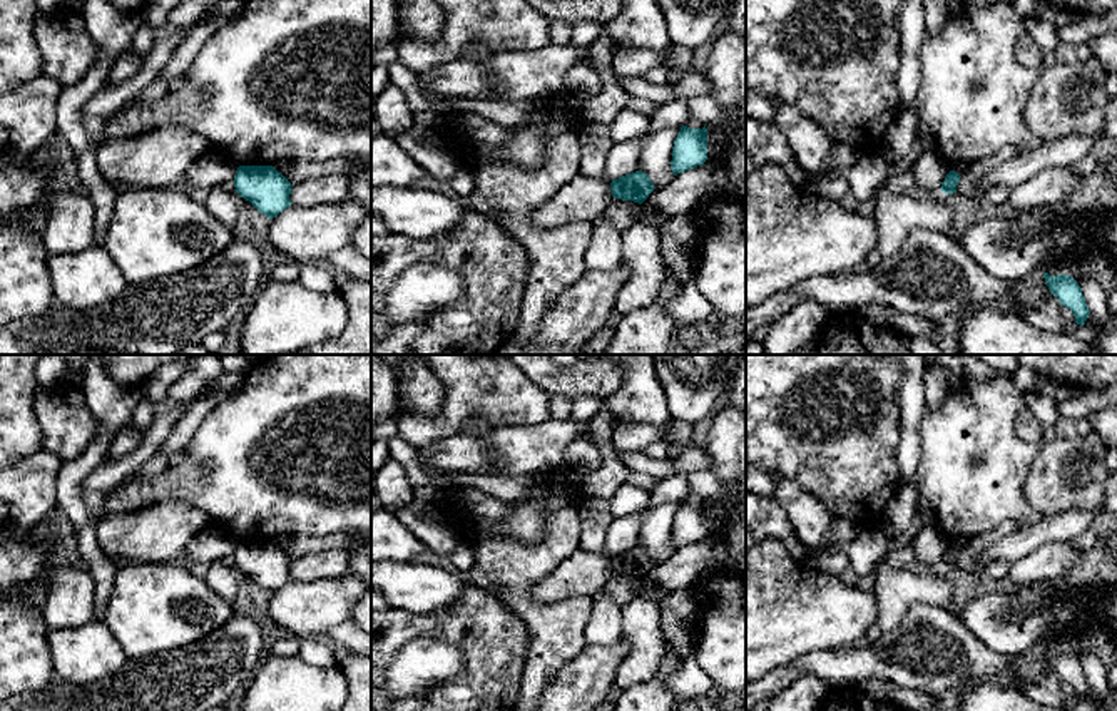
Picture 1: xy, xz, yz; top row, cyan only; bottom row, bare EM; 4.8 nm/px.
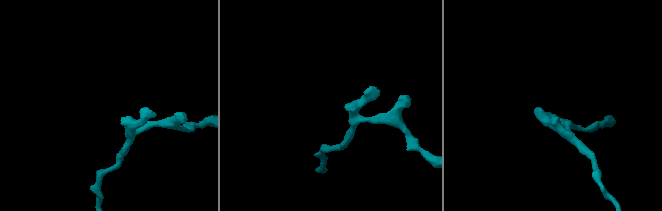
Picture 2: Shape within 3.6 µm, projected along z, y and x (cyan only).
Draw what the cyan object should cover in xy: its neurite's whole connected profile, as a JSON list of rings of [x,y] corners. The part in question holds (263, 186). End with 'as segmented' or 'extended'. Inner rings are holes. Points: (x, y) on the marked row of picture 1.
[[[239,166],[234,187],[241,197],[269,219],[291,206],[293,184],[273,166]]]; as segmented

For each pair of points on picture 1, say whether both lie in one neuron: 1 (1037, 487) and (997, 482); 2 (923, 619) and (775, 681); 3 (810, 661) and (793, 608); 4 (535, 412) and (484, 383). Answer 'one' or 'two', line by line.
1: two
2: one
3: two
4: one

